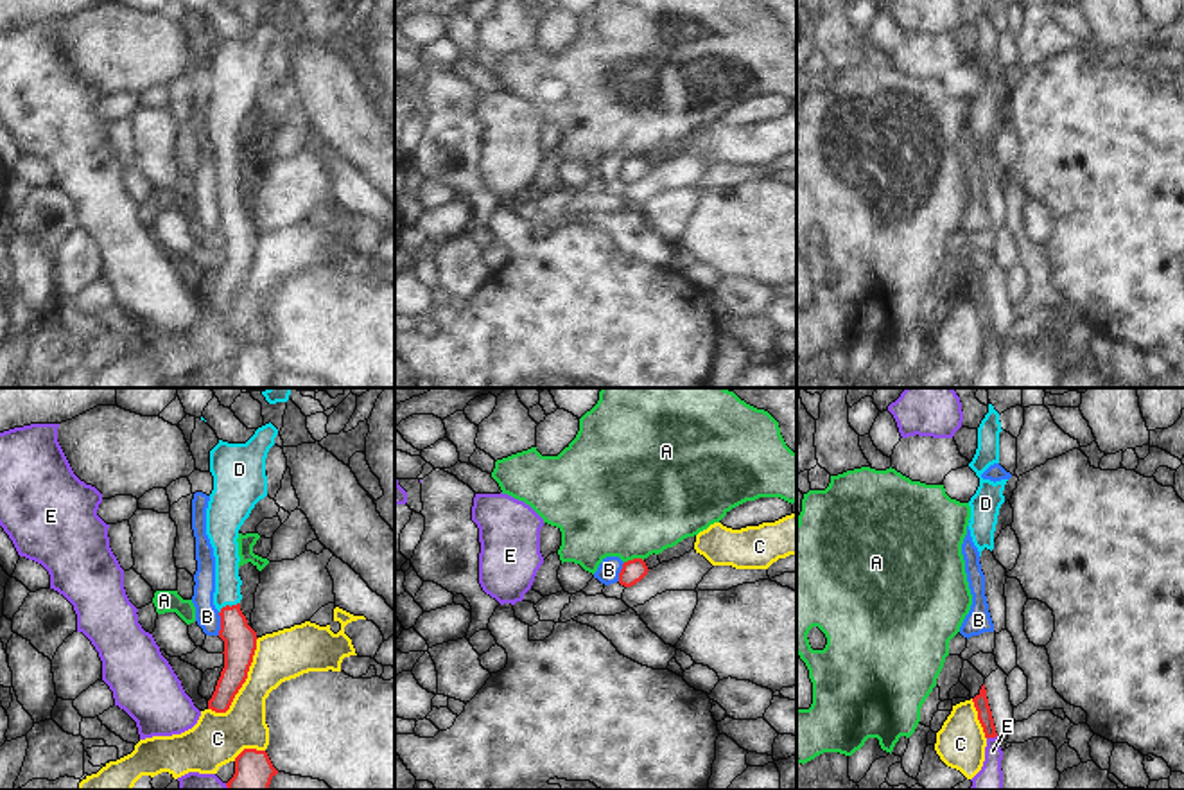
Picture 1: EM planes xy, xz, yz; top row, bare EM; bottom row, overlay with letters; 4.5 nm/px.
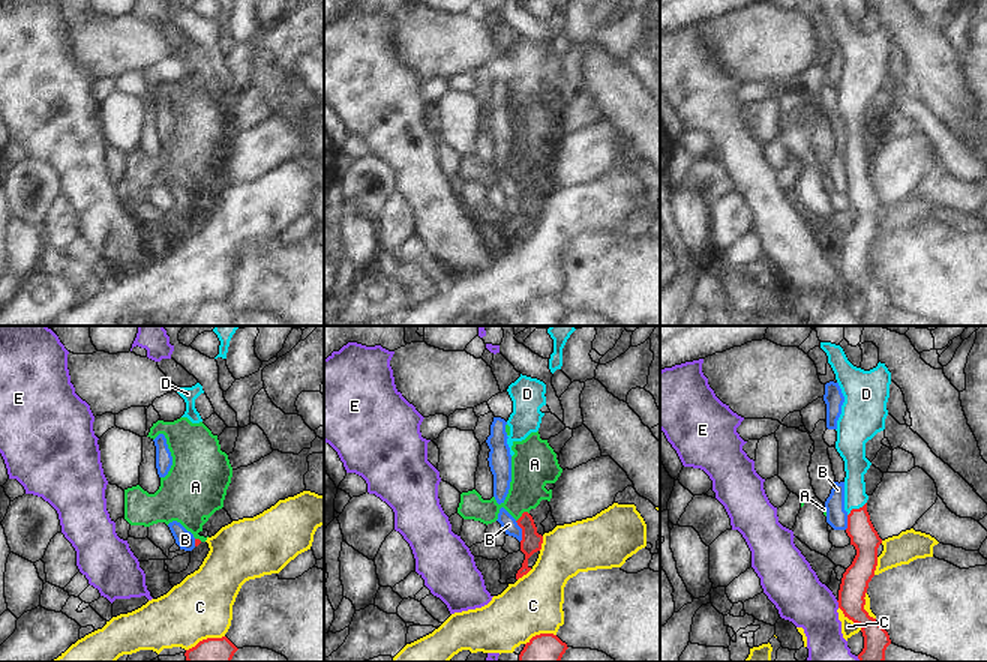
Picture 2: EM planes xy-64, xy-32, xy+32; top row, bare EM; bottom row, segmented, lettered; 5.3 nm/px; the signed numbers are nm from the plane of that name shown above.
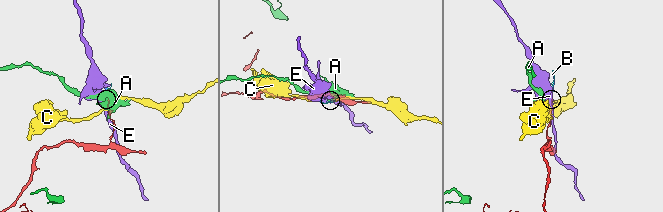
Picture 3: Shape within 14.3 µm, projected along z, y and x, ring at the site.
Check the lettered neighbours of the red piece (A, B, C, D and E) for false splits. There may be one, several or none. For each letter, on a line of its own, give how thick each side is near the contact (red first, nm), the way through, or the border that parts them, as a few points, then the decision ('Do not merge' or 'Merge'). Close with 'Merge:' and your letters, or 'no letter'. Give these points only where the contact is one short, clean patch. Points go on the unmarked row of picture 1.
A: Thickness 100 nm (red) against 500 nm. Boundary: xz (643, 157), (628, 157), (625, 160). Do not merge
B: Thickness 150 nm (red) against 110 nm. Boundary: xy (217, 210), (219, 232). Do not merge
C: Thickness 150 nm (red) against 220 nm. Boundary: xy (259, 236), (248, 275), (232, 302), (225, 309), (208, 307). Do not merge
D: Thickness 150 nm (red) against 120 nm. Path across: xy (239, 236), (234, 228), (228, 203), (228, 180). Merge
E: Thickness 70 nm (red) against 140 nm. Do not merge
Merge: D.

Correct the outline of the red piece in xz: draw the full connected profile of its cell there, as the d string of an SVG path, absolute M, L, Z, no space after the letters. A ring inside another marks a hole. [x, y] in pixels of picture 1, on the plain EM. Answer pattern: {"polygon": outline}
{"polygon": "M633 156L622 162L619 171L619 181L624 185L631 185L640 180L648 172L648 163L642 156Z"}

